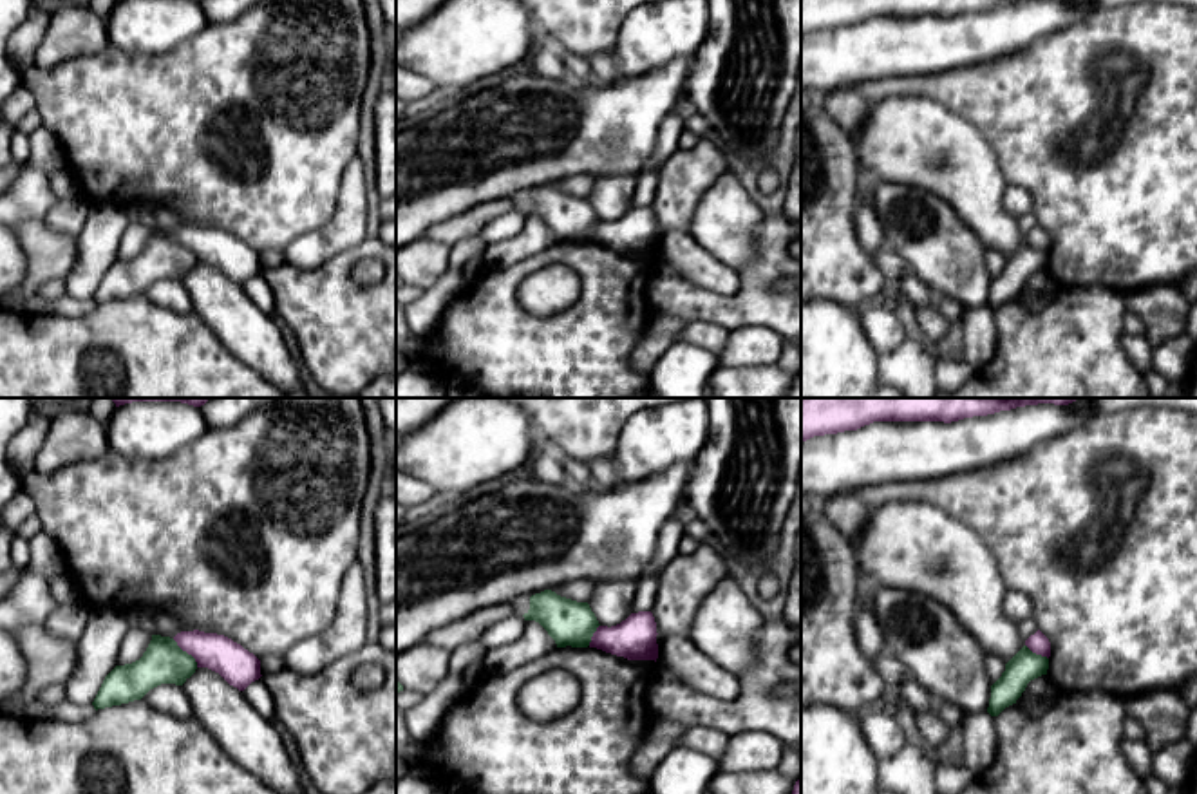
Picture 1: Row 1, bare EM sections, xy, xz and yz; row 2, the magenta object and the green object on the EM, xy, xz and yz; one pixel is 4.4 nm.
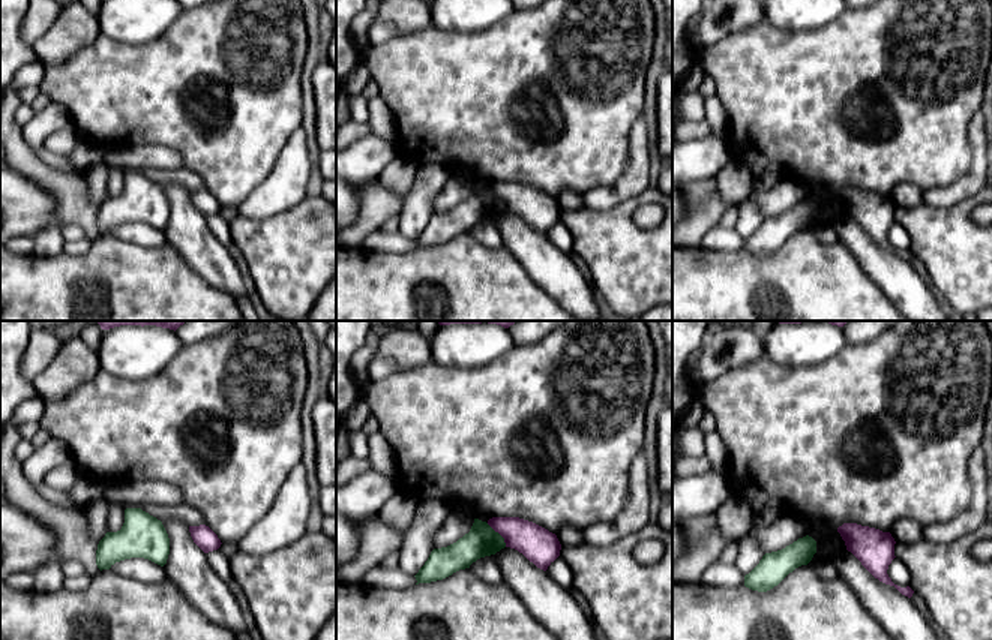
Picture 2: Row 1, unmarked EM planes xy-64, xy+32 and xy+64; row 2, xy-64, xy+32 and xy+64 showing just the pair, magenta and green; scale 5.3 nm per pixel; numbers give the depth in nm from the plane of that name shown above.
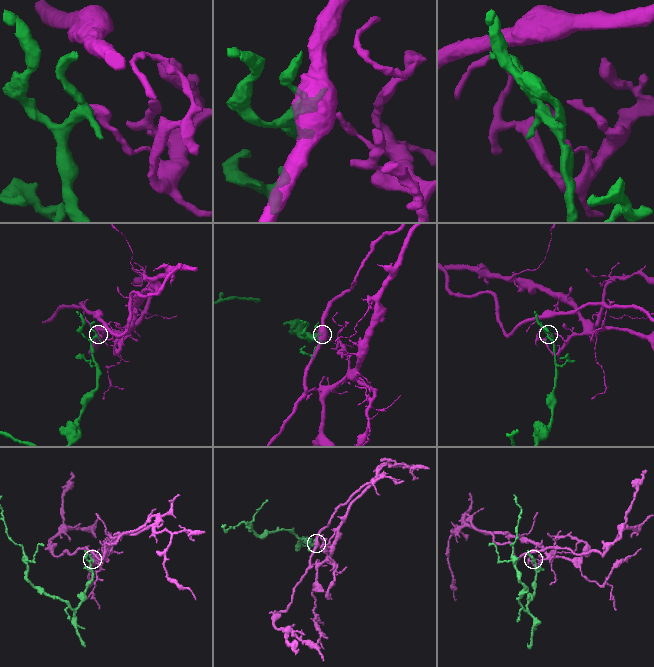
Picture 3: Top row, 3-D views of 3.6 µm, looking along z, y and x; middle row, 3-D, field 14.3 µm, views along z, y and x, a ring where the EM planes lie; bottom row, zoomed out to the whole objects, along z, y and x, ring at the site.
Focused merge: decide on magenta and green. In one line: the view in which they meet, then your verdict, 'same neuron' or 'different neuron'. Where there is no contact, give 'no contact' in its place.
xy | different neuron

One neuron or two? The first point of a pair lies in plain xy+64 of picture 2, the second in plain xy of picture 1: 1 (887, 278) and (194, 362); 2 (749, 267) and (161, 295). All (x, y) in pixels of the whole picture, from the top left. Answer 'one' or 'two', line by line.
1: two
2: two

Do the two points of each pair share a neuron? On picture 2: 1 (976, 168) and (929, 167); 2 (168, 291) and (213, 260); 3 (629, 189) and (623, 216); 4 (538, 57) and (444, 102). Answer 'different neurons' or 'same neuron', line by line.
1: different neurons
2: different neurons
3: different neurons
4: same neuron

